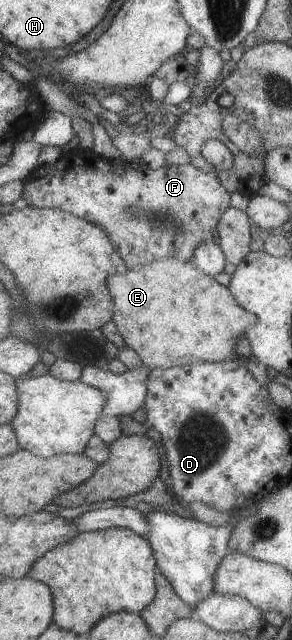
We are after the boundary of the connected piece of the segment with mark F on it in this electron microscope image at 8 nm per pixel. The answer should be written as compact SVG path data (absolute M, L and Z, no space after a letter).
M69 154L65 158L58 158L53 164L37 166L22 182L23 190L20 197L28 206L61 210L101 228L111 247L123 258L128 270L141 268L143 264L161 258L189 261L199 242L214 237L214 229L221 214L230 208L230 194L223 188L216 174L213 171L198 170L190 163L180 166L163 165L151 170L138 160L125 164L117 159L89 158L88 165L75 154Z

